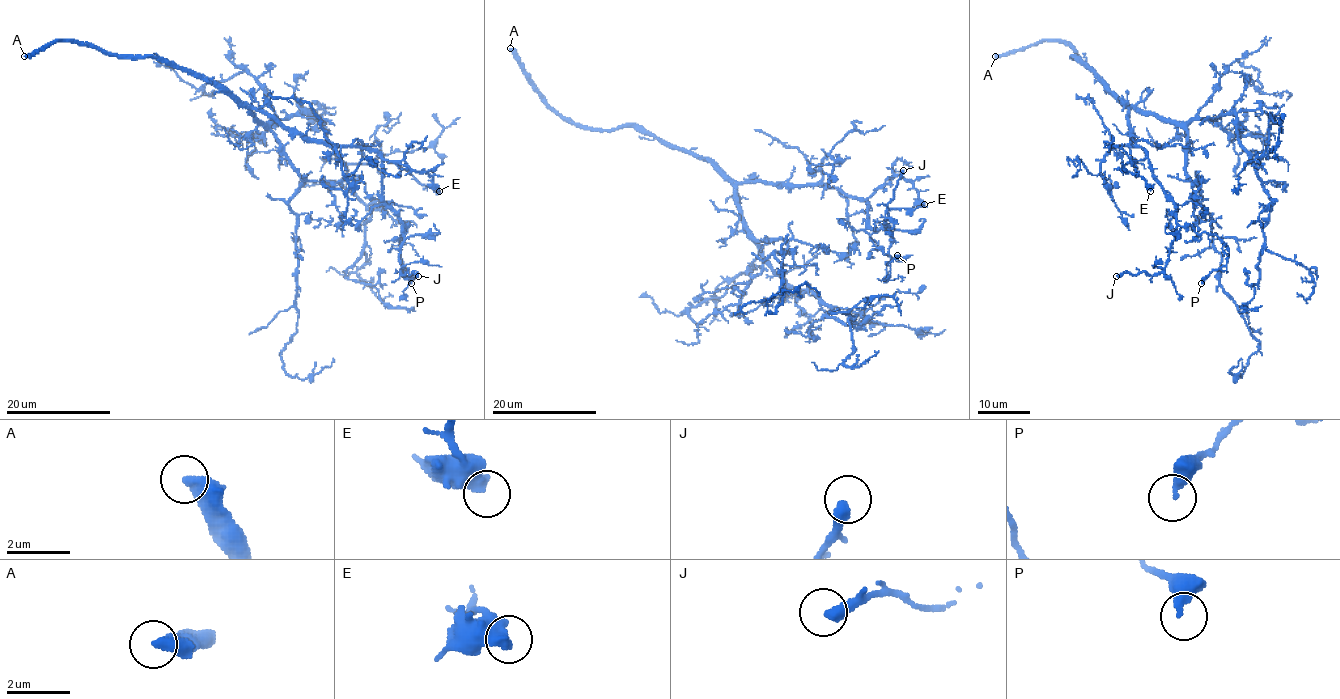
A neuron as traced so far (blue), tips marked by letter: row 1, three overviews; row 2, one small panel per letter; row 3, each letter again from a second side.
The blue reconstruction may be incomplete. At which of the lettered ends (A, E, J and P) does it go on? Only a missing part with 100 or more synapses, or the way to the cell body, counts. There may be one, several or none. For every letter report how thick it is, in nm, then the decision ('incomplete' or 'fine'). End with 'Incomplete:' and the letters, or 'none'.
A: 440 nm thick; incomplete
E: 500 nm thick; fine
J: 360 nm thick; fine
P: 400 nm thick; fine
Incomplete: A

